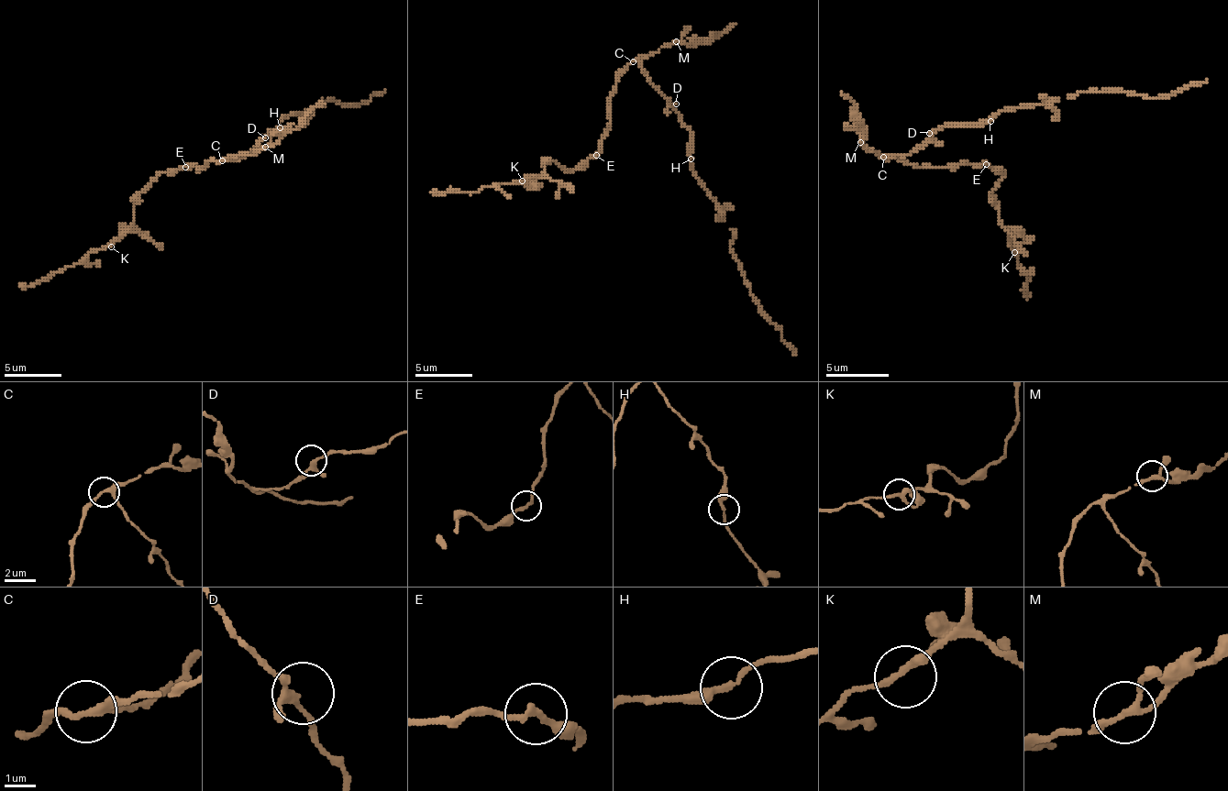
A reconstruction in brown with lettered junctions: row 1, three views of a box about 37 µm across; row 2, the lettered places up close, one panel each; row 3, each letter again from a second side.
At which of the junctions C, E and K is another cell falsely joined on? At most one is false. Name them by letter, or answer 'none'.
none

